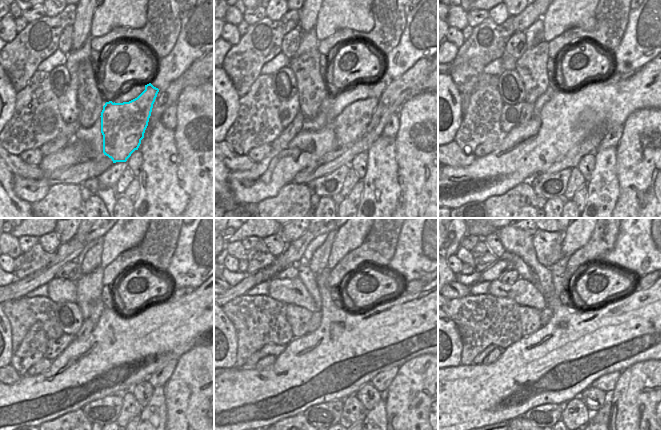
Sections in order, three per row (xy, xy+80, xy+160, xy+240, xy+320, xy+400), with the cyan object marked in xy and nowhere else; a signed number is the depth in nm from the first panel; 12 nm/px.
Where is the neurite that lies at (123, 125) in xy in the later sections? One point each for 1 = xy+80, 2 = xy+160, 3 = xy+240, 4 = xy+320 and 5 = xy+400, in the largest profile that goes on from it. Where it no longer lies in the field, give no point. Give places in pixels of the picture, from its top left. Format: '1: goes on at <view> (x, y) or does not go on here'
1: goes on at xy+80 (351, 123)
2: goes on at xy+160 (616, 77)
3: goes on at xy+240 (177, 293)
4: goes on at xy+320 (413, 286)
5: goes on at xy+400 (641, 284)

